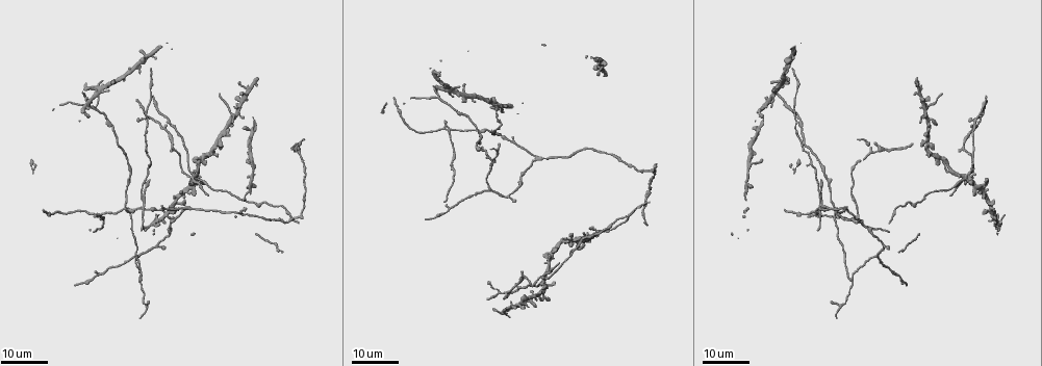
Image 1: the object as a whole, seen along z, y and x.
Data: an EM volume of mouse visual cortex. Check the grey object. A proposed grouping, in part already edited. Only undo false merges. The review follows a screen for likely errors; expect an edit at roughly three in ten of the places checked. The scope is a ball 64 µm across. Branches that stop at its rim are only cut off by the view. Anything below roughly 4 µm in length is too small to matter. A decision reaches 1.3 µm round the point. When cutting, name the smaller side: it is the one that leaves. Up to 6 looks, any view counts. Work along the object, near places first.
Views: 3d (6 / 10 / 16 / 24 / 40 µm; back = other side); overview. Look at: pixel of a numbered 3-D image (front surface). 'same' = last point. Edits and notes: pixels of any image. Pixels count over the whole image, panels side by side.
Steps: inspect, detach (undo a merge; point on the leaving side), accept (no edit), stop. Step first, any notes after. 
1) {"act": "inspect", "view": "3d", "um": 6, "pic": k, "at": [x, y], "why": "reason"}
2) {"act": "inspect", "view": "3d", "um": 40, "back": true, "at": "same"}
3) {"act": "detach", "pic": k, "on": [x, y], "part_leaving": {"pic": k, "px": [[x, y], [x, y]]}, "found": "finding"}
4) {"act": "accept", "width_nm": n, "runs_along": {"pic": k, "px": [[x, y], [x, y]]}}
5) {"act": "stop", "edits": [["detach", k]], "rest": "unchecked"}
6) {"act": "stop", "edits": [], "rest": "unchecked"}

{"act": "inspect", "view": "3d", "um": 16, "pic": 1, "at": [537, 156], "why": "three arms meet"}

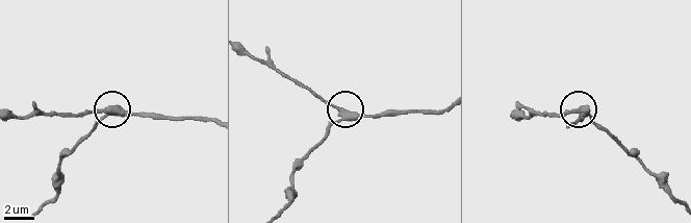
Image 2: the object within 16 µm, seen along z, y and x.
{"act": "inspect", "view": "3d", "um": 6, "pic": 2, "at": [343, 110]}

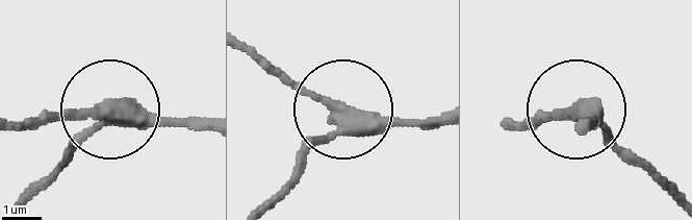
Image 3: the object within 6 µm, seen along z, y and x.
{"act": "accept", "width_nm": 320, "runs_along": {"pic": 3, "px": [[26, 202], [105, 110], [35, 117]]}, "found": "all the same cell"}

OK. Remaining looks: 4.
{"act": "inspect", "view": "3d", "um": 24, "pic": 1, "at": [448, 129]}

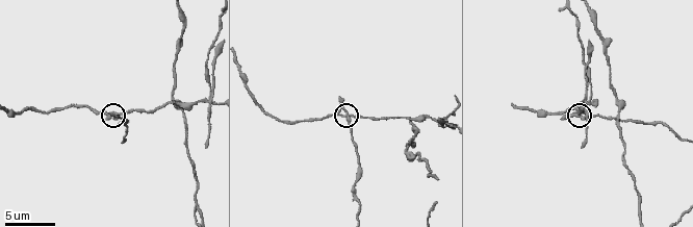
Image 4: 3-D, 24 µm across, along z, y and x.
{"act": "inspect", "view": "3d", "um": 10, "pic": 4, "at": [114, 117], "why": "zoom in"}

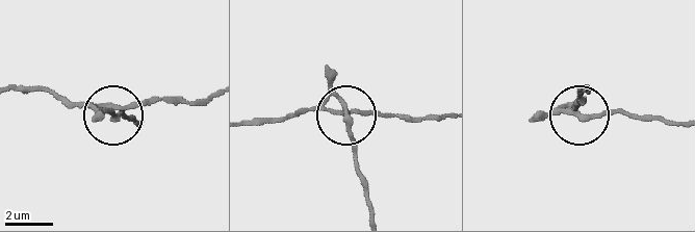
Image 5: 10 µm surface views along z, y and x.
{"act": "detach", "pic": 5, "on": [119, 120], "width_nm": 210, "part_leaving": {"pic": 5, "px": [[335, 95], [369, 212]]}, "found": "two cells meet here"}

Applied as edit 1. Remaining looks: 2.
{"act": "stop", "edits": [["detach", 5]], "rest": "unchecked"}

